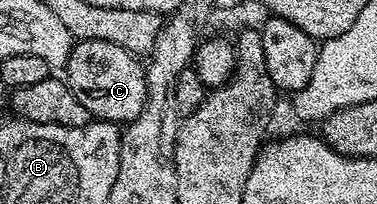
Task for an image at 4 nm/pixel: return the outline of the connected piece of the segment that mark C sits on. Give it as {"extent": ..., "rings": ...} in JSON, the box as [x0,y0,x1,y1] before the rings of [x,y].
{"extent":[65,40,147,124],"rings":[[[105,40],[76,41],[72,45],[65,67],[65,81],[73,96],[81,100],[95,120],[126,124],[141,116],[141,108],[145,108],[147,103],[147,71],[144,63],[125,48]]]}

